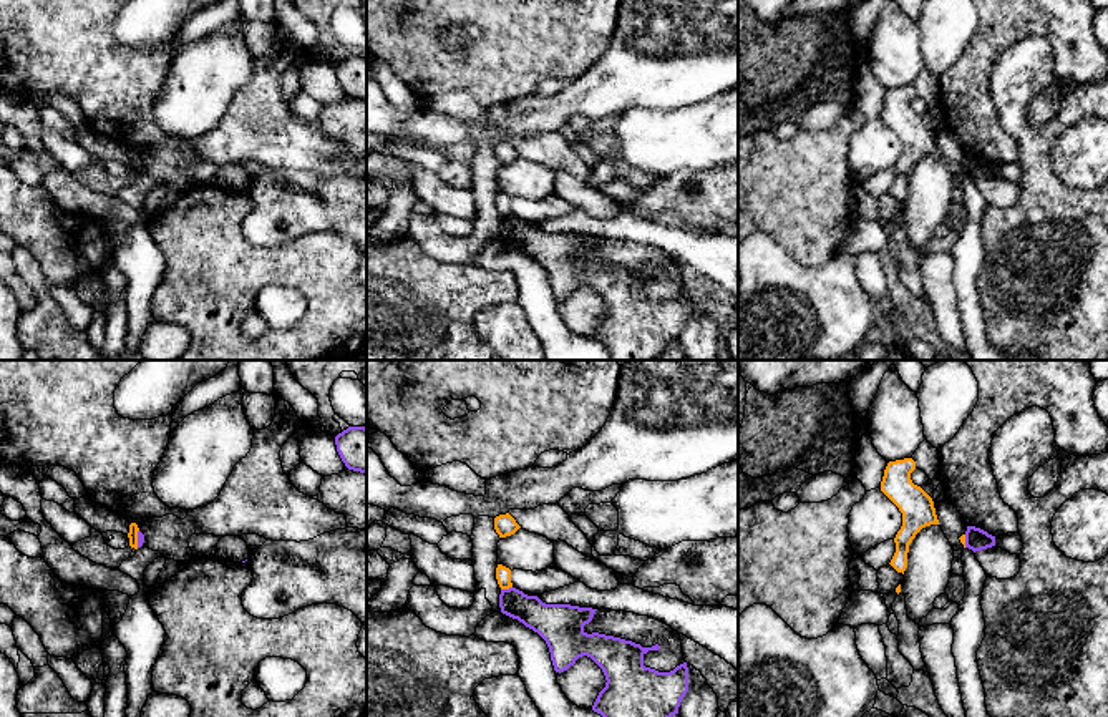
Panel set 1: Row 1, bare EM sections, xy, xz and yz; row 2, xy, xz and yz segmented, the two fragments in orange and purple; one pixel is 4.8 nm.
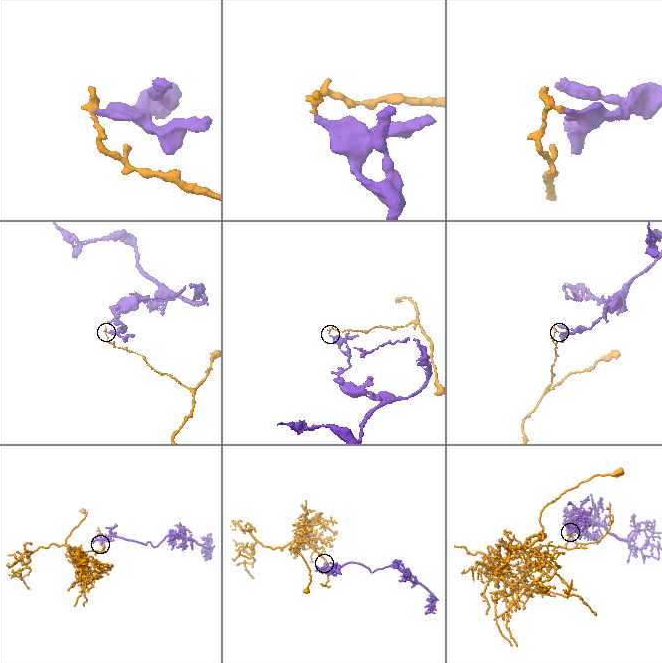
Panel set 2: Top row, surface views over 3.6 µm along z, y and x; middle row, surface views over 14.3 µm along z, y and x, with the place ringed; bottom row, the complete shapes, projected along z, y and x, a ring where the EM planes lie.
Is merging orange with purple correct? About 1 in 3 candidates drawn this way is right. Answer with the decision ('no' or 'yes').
no

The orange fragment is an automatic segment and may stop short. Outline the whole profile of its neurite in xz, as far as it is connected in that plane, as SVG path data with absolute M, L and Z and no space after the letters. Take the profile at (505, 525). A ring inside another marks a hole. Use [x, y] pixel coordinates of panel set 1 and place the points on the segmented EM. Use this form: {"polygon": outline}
{"polygon": "M506 513L494 518L494 529L499 534L499 538L506 538L514 534L521 526L516 523L516 519Z"}

